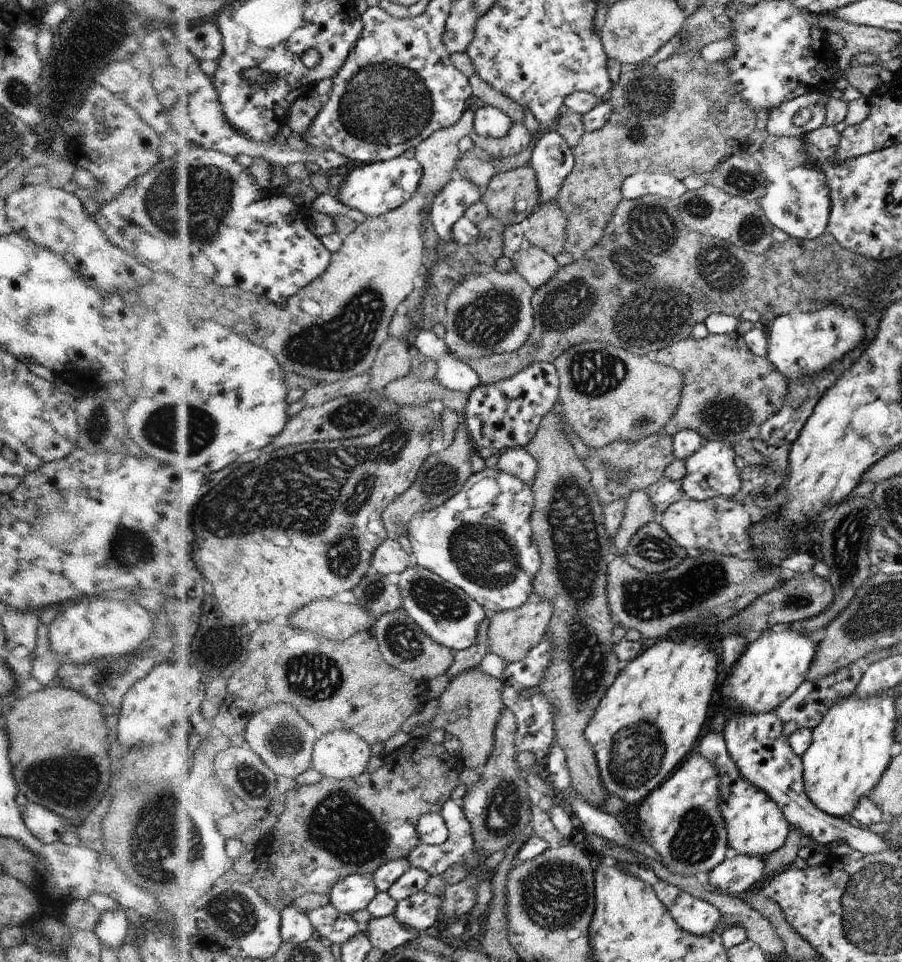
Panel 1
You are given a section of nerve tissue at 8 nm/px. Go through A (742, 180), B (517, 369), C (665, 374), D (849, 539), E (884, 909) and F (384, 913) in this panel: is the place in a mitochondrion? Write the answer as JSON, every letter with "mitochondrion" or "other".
{"A":"mitochondrion","B":"other","C":"other","D":"mitochondrion","E":"mitochondrion","F":"other"}

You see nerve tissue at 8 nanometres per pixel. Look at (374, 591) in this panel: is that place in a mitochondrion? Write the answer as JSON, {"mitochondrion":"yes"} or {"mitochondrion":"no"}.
{"mitochondrion":"yes"}

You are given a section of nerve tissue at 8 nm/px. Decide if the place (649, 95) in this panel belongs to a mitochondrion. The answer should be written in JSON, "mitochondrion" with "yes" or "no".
{"mitochondrion":"yes"}

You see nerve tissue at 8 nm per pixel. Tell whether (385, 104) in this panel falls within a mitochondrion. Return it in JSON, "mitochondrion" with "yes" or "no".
{"mitochondrion":"yes"}

